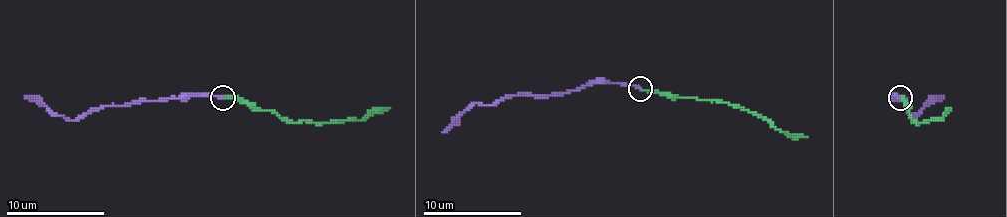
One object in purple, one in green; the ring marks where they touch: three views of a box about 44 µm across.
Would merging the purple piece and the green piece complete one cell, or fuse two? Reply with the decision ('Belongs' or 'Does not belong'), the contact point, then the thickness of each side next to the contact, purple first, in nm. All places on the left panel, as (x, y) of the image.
Does not belong. Place: (222, 97). Thickness 190 nm (purple) against 200 nm

